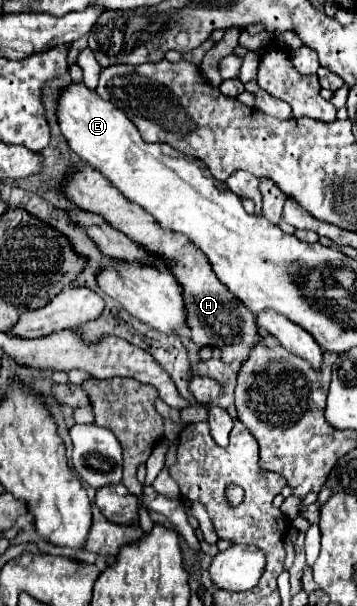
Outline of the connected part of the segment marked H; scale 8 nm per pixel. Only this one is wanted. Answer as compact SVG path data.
M80 162L76 166L66 168L66 172L58 178L56 190L64 194L72 204L86 212L94 212L102 216L112 228L124 232L132 242L142 246L146 252L156 254L156 258L164 260L164 266L176 276L182 286L184 310L188 314L186 324L190 328L190 338L198 346L210 346L220 350L220 360L224 364L244 362L250 350L260 342L260 332L256 324L256 316L246 308L246 304L236 298L214 274L208 258L204 258L202 250L190 242L184 234L172 234L158 226L158 222L140 206L128 202L94 166Z

